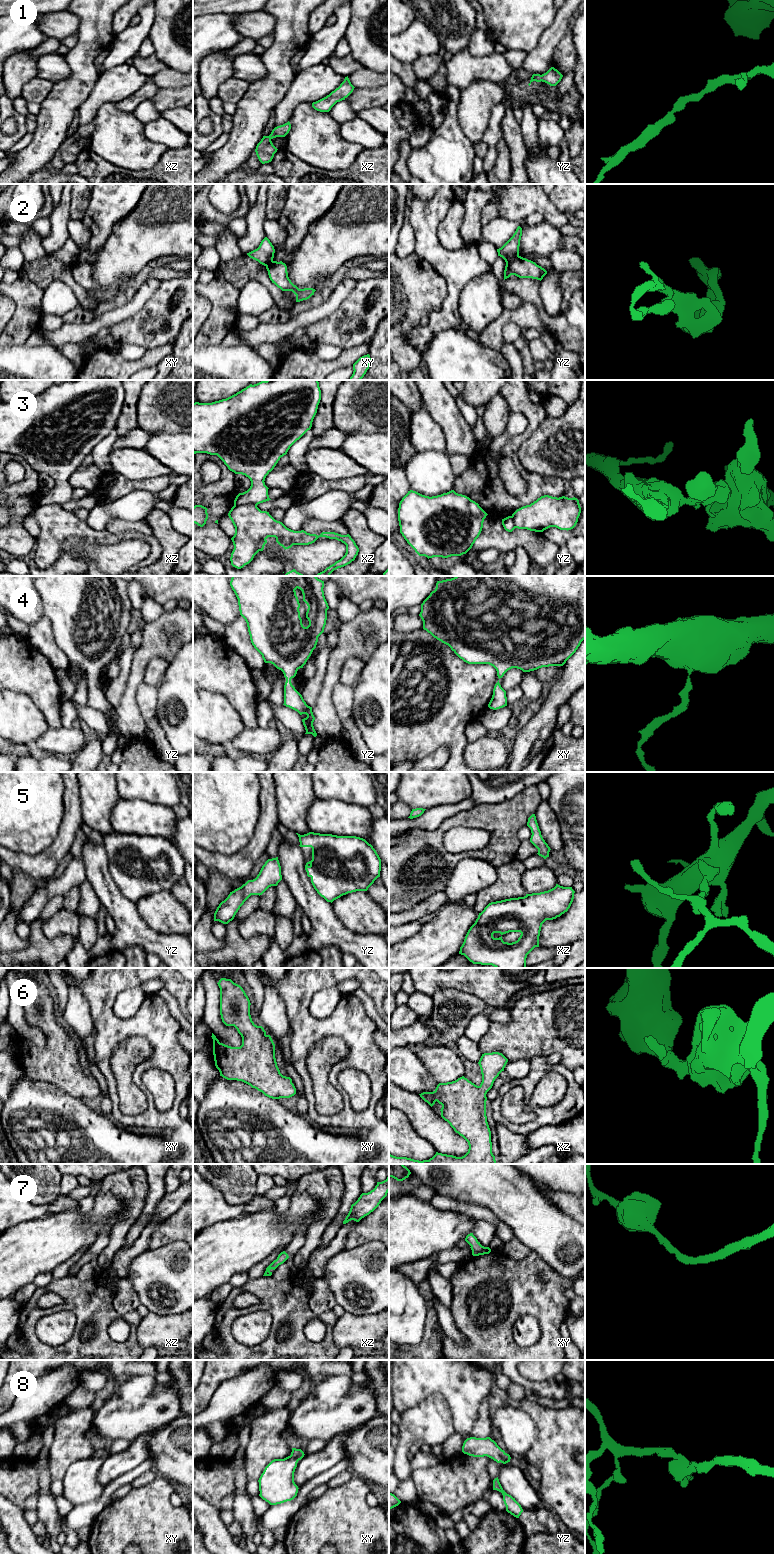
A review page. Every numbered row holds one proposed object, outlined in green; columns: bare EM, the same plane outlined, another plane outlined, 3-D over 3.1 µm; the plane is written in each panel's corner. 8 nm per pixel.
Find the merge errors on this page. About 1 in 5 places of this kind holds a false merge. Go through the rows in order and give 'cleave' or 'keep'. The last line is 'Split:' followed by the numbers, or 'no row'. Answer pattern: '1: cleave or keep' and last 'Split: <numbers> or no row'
1: keep
2: cleave
3: cleave
4: keep
5: keep
6: keep
7: keep
8: keep
Split: 2, 3

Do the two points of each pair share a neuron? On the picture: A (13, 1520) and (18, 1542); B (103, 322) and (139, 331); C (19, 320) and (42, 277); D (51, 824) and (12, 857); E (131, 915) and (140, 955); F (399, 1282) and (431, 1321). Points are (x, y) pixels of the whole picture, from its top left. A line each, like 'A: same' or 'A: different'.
A: same
B: different
C: different
D: different
E: different
F: different

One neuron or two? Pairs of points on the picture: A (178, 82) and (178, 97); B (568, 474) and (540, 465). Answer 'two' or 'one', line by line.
A: two
B: one

